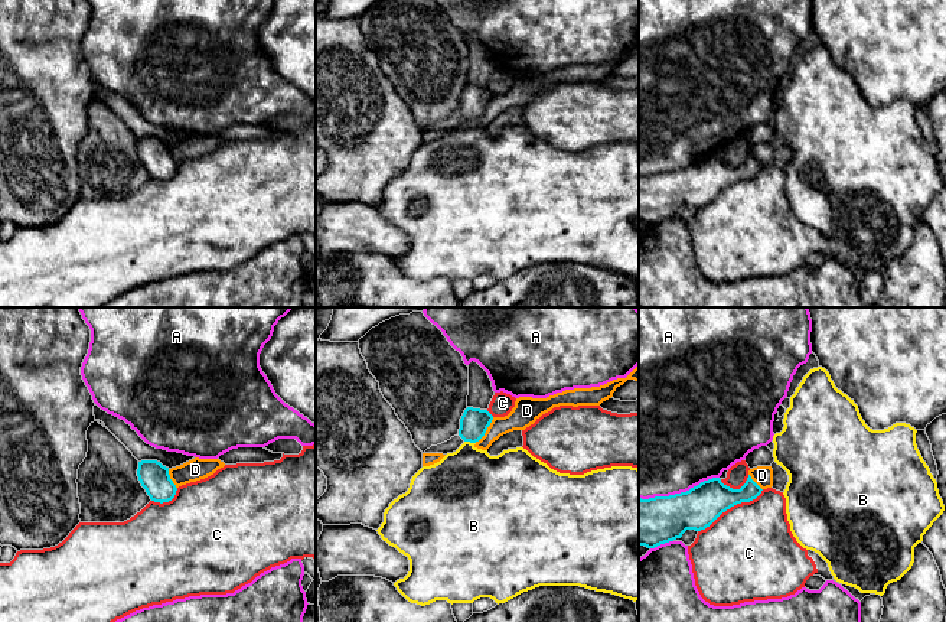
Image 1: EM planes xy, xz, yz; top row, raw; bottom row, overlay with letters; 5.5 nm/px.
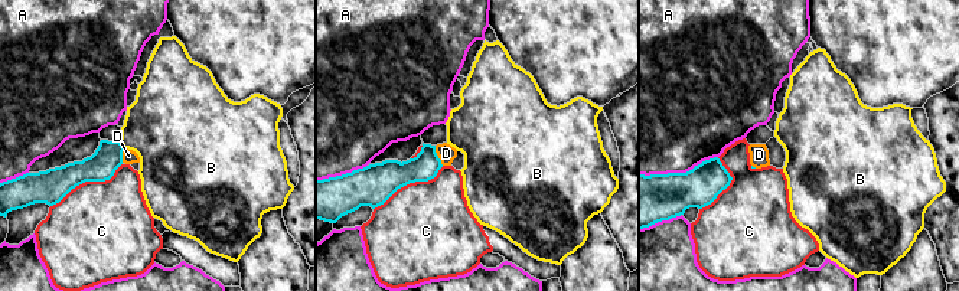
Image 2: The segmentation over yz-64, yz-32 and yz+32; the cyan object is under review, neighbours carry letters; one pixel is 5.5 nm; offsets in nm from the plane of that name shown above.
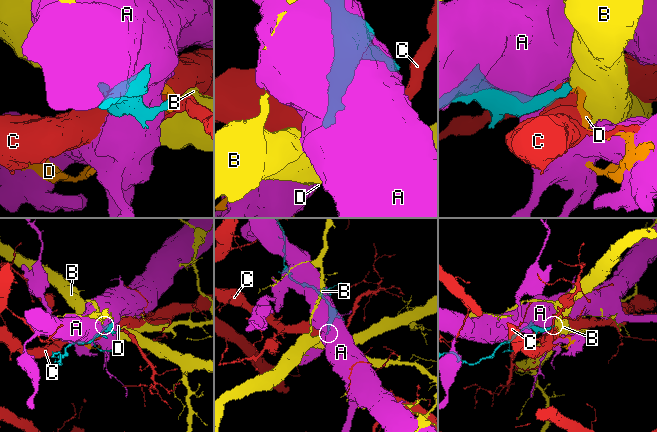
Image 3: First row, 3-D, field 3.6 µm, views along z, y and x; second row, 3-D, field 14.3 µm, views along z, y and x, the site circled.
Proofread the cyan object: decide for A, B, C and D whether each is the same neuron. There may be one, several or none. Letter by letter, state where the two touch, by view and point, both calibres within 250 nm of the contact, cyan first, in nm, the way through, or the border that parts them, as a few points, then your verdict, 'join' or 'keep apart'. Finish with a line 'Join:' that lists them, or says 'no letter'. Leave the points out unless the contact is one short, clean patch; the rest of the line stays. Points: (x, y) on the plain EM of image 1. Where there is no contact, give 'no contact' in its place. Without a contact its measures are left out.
A: meets cyan in yz at (678, 171); 260 nm thick on the cyan side, 480 nm on the other; keep apart
B: meets cyan in xz at (470, 119); 160 nm thick on the cyan side, 420 nm on the other; runs through xz (475, 98), (470, 119), (469, 163); join
C: meets cyan in yz at (730, 184); 220 nm thick on the cyan side, 480 nm on the other; keep apart
D: meets cyan in xz at (486, 106); 160 nm thick on the cyan side, 150 nm on the other; keep apart
Join: B

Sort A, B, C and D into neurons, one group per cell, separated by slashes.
A / B / C / D

